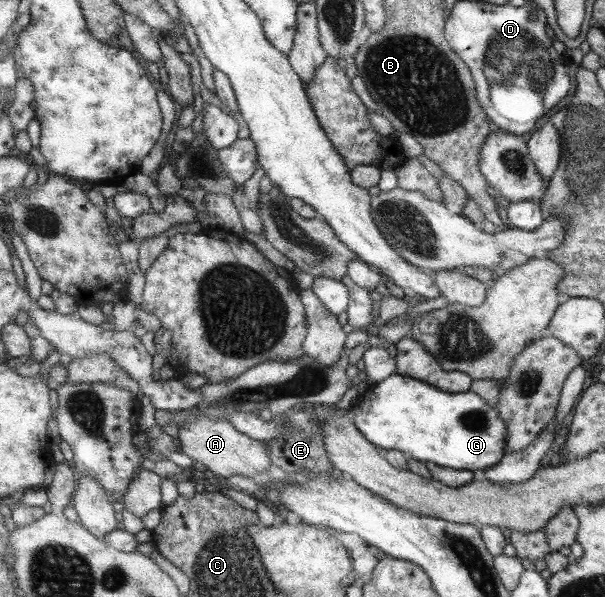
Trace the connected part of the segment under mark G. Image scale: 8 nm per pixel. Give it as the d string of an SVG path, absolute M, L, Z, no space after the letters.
M393 373L385 380L371 384L371 387L362 394L361 399L350 407L348 413L356 430L373 446L385 450L398 450L409 459L426 464L433 463L455 470L485 470L498 464L505 453L505 423L494 407L490 407L471 390L451 394L448 391L437 390L437 387L429 386L419 379Z

